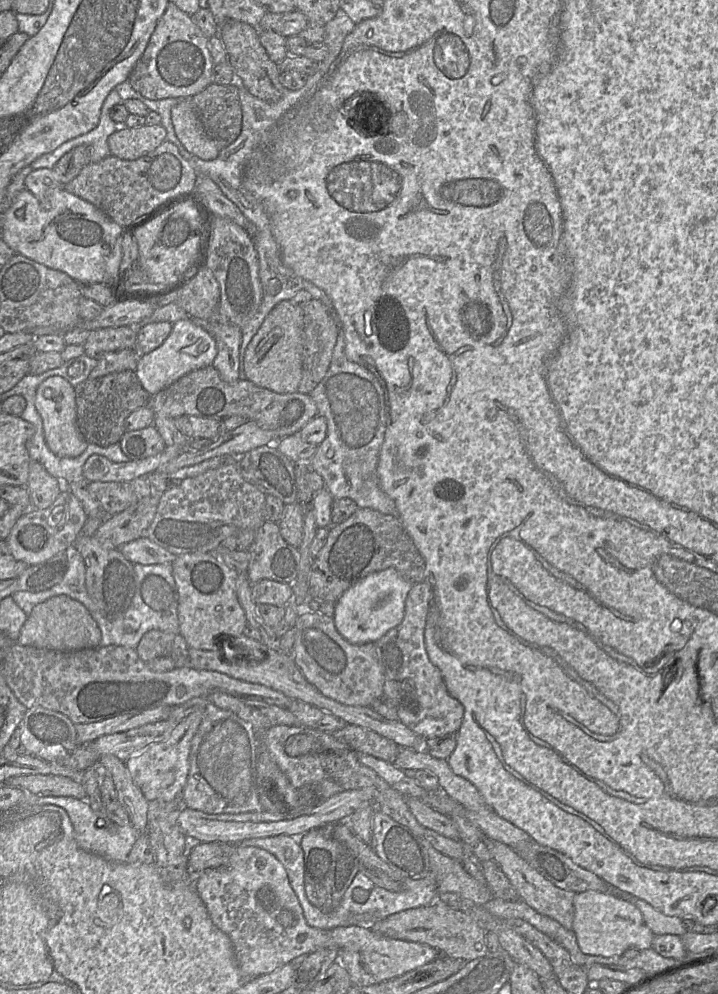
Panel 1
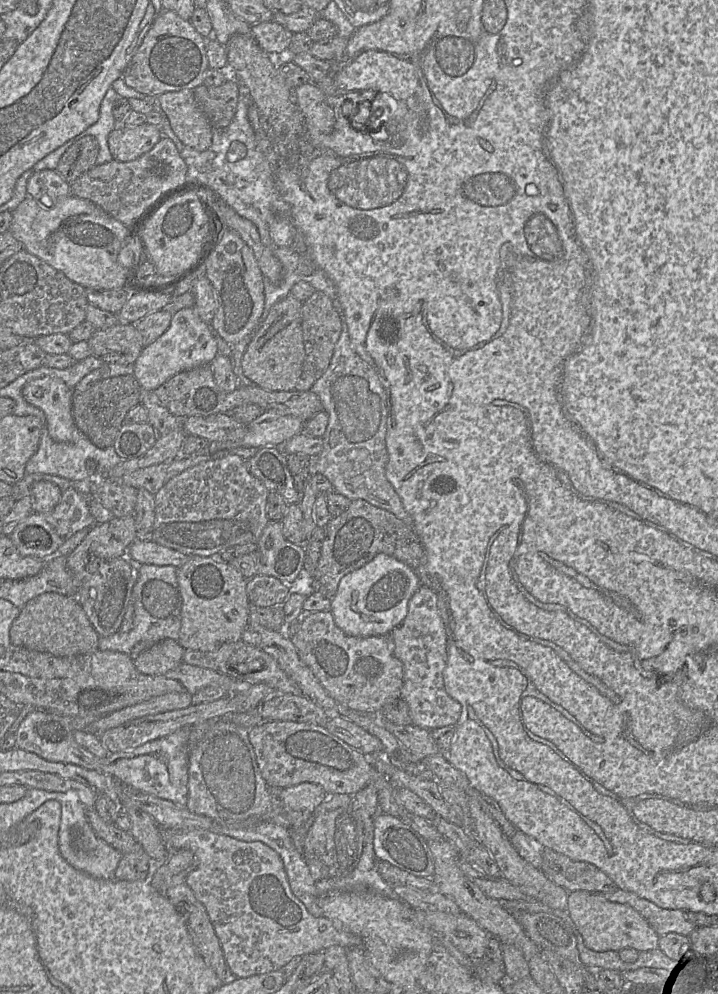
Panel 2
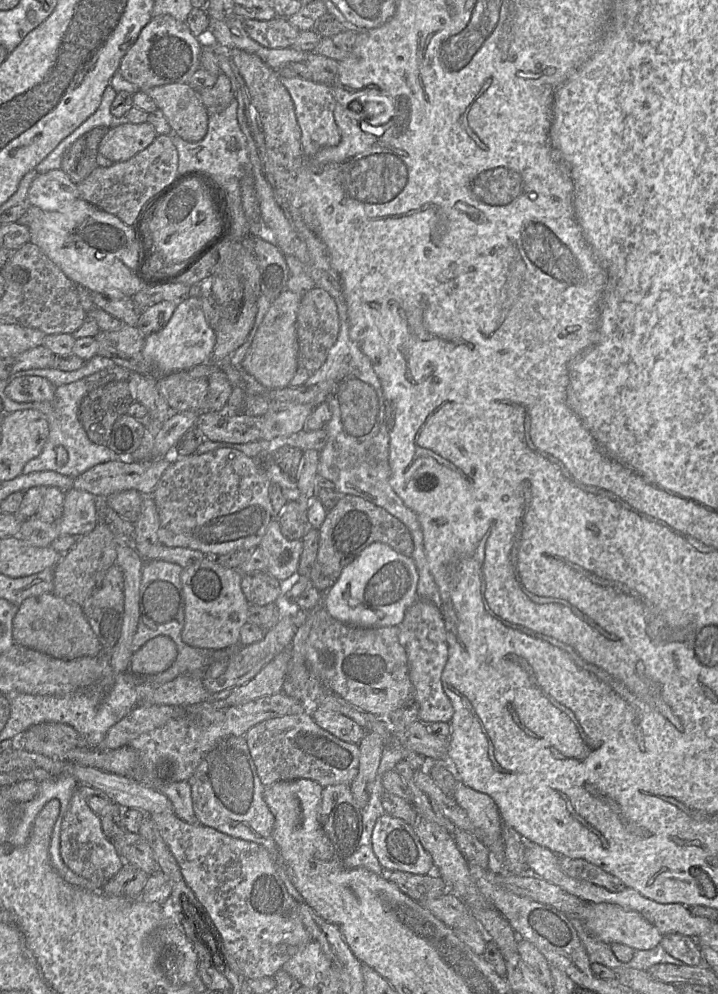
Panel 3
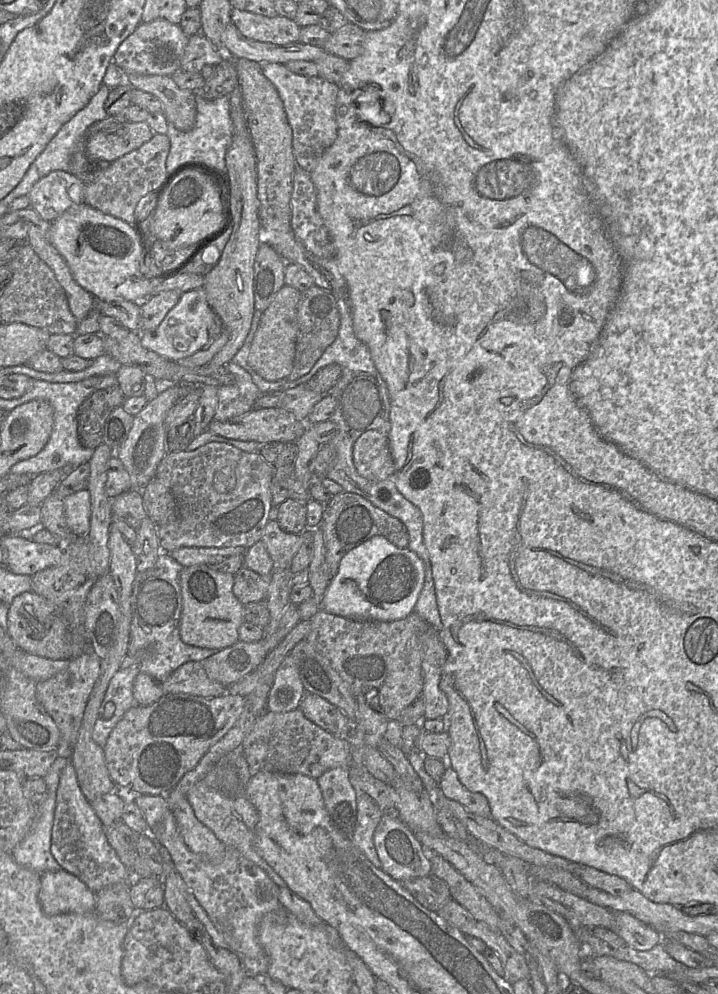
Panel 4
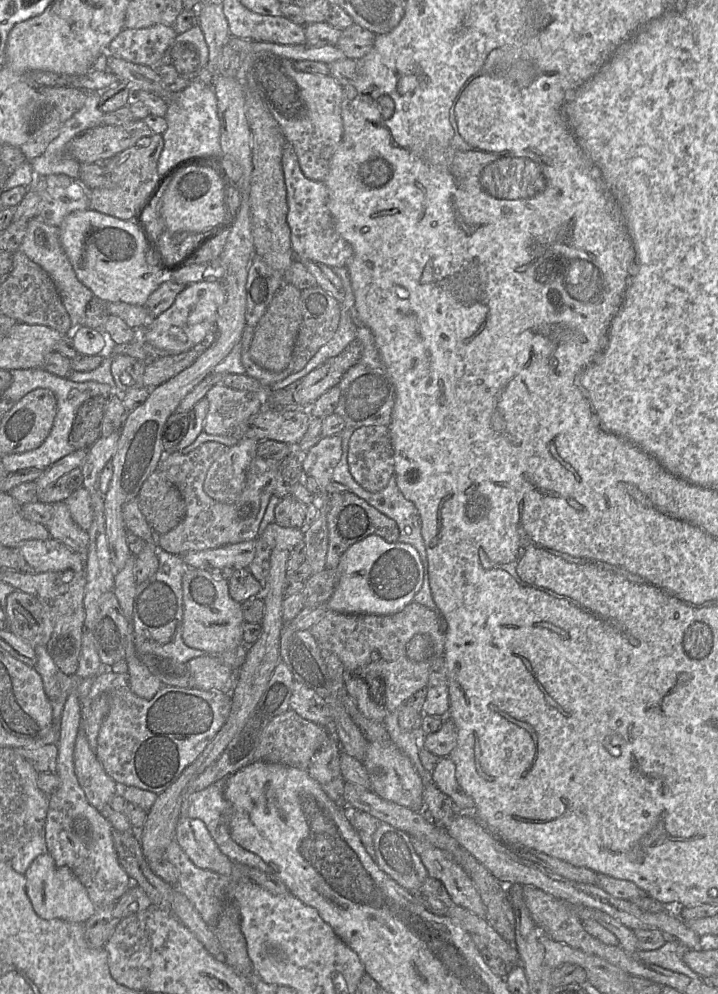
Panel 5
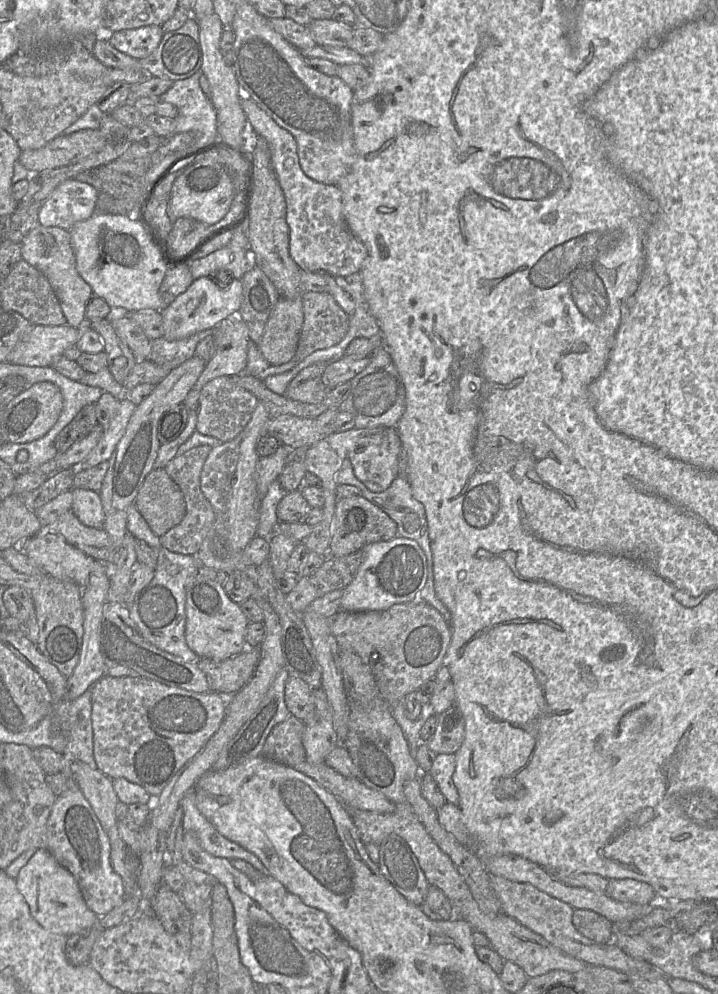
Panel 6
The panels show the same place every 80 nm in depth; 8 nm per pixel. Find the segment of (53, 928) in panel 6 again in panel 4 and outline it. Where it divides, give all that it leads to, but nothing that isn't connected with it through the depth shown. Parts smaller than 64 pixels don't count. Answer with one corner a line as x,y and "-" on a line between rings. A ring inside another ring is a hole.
62,868
41,873
39,902
48,916
92,913
95,893
79,878

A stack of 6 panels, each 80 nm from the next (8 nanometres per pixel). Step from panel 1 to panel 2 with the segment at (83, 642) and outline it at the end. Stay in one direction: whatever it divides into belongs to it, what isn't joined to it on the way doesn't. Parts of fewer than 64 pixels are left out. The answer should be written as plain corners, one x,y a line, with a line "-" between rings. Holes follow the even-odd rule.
43,593
29,600
13,621
9,636
13,645
60,657
85,654
99,648
99,635
77,597
59,593

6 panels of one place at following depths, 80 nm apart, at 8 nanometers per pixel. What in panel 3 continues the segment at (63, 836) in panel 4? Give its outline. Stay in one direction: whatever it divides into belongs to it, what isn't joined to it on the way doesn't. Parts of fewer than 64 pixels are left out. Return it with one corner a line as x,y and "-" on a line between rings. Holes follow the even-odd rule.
78,788
73,792
61,824
60,854
71,871
101,886
113,878
124,864
112,842
103,833
100,817
90,809

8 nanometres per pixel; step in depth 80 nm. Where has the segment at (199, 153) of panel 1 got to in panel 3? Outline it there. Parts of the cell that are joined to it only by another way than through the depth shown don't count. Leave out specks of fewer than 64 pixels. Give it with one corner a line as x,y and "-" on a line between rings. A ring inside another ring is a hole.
172,83
141,90
150,96
162,111
169,126
185,141
198,142
204,138
208,129
209,114
203,106
197,90
189,84

